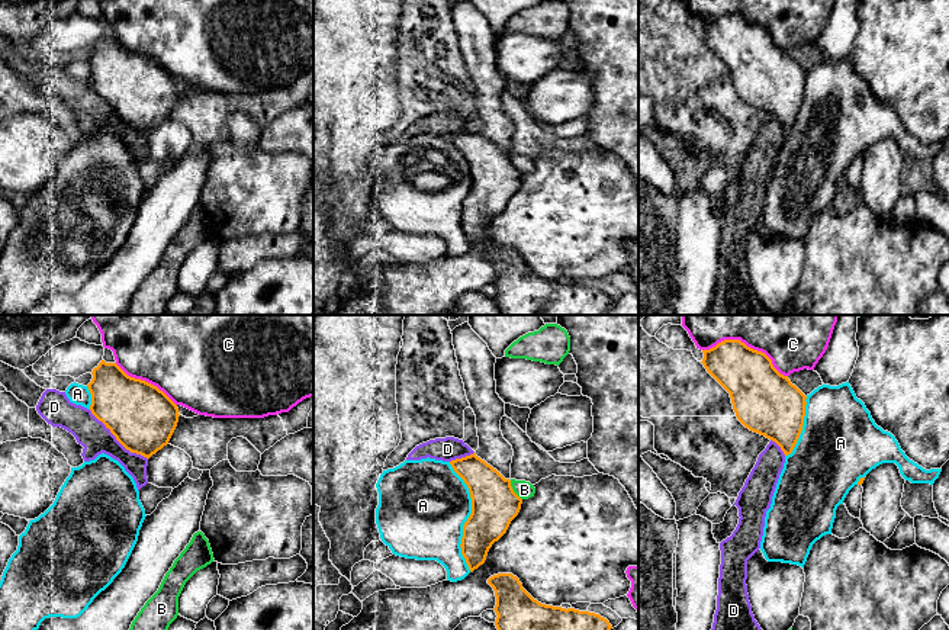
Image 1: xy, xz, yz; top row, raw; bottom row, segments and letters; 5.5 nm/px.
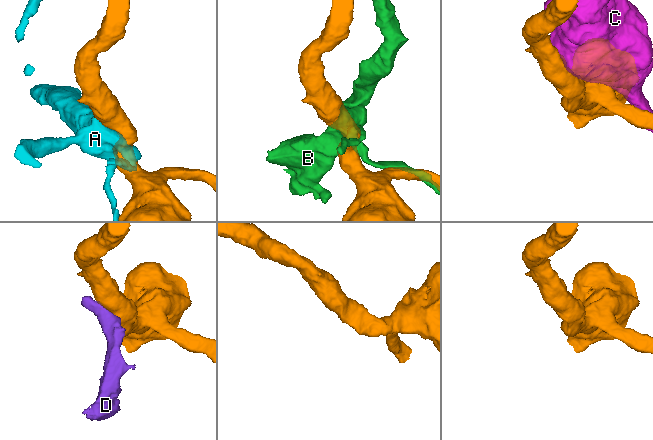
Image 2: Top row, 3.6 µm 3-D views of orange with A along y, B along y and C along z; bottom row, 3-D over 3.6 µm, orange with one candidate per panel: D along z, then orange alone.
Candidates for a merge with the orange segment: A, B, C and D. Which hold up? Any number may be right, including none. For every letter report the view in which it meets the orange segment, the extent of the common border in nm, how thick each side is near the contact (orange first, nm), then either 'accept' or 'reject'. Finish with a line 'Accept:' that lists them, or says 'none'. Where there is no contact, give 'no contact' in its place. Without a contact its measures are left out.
A: xz | 600 nm | 260/480 nm | reject
B: xz | 130 nm | 260/100 nm | reject
C: yz | 500 nm | 300/260 nm | reject
D: xy | 420 nm | 360/170 nm | reject
Accept: none

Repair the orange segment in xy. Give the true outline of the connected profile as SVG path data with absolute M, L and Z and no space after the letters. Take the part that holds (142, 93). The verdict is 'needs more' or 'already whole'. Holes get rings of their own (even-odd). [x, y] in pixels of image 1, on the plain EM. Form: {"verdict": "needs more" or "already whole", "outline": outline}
{"verdict": "already whole", "outline": "M104 35L91 49L90 86L126 125L149 134L168 119L180 89L163 65Z"}

